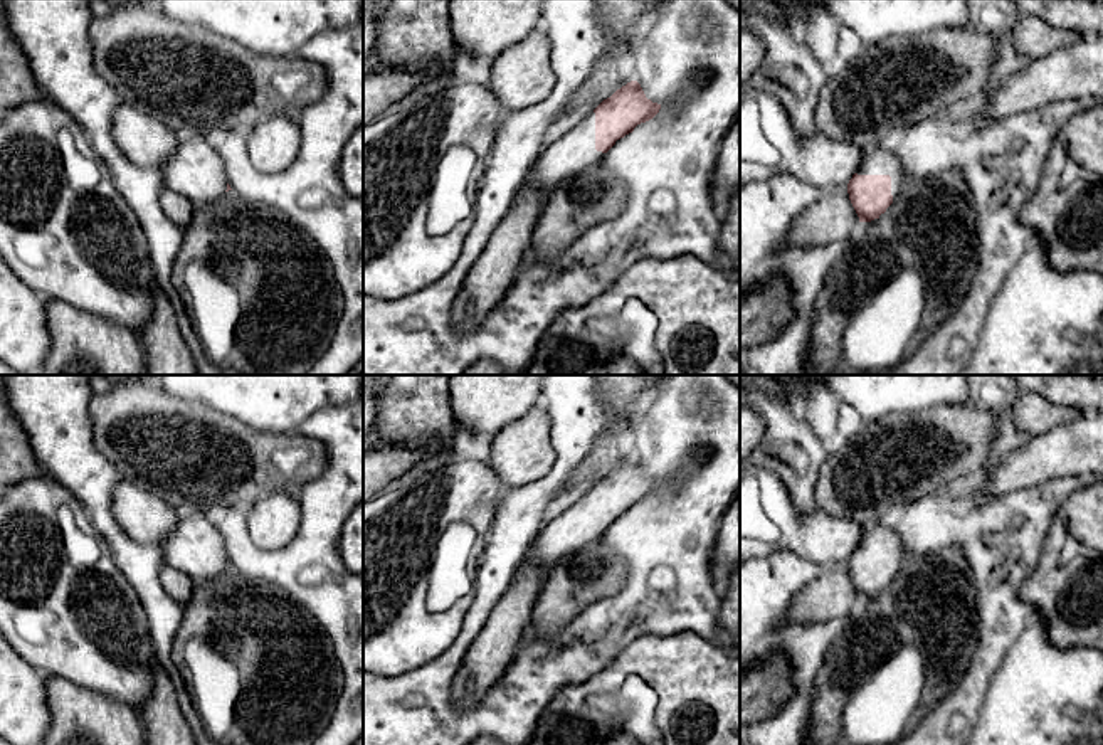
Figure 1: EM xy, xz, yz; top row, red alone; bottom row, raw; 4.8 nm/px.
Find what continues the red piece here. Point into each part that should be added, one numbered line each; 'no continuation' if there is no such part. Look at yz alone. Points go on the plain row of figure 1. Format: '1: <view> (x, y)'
1: yz (876, 538)

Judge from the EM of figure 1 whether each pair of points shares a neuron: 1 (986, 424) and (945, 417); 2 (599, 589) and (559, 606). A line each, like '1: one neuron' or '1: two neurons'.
1: one neuron
2: one neuron

